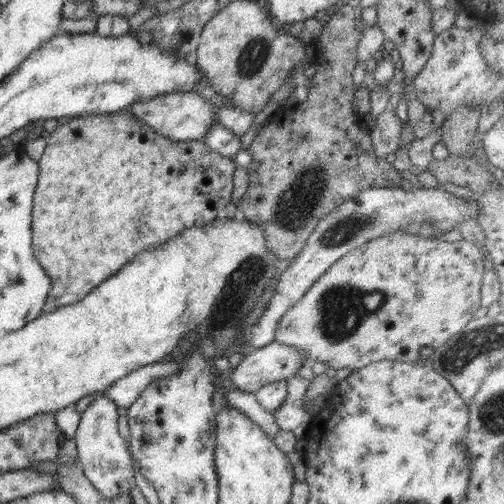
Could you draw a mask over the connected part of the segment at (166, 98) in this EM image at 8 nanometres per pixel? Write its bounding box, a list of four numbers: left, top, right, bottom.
[124,92,215,141]

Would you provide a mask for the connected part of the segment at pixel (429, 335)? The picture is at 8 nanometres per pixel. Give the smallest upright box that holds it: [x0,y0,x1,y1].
[274,231,486,375]

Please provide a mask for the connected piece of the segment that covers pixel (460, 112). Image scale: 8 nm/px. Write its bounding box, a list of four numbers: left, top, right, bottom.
[441,107,478,156]

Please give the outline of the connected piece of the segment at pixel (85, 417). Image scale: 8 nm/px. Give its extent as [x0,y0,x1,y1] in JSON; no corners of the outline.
[74,394,134,500]

